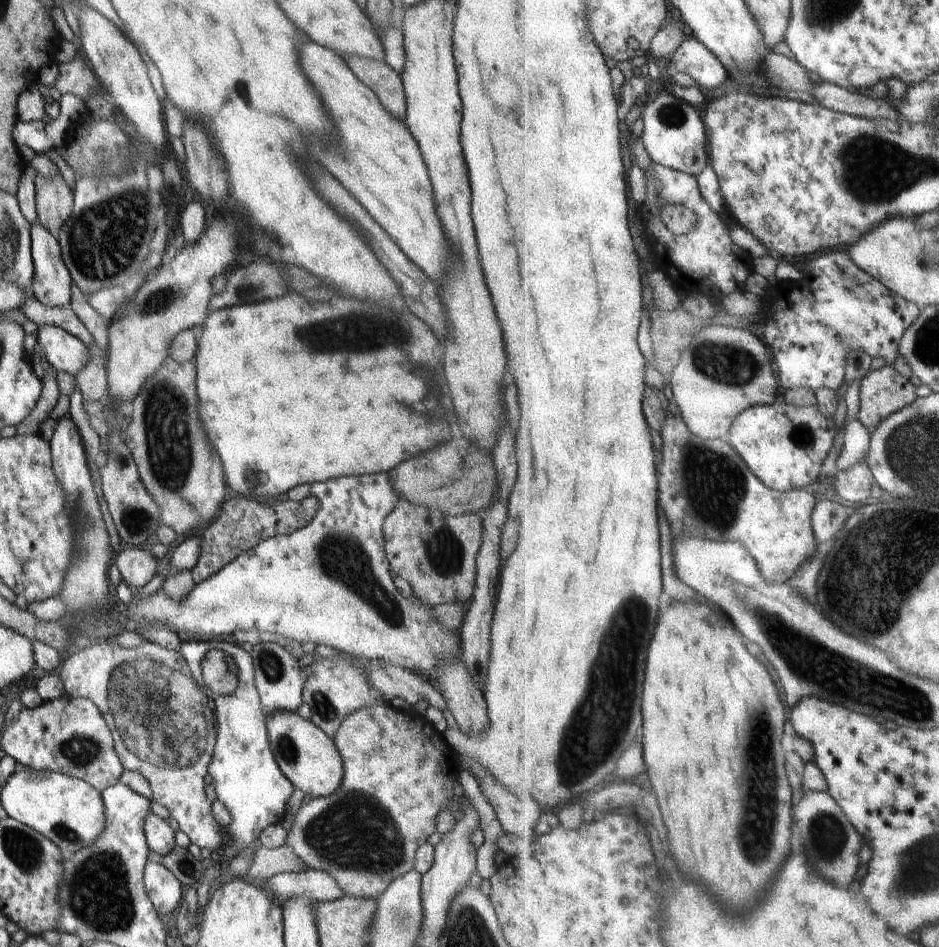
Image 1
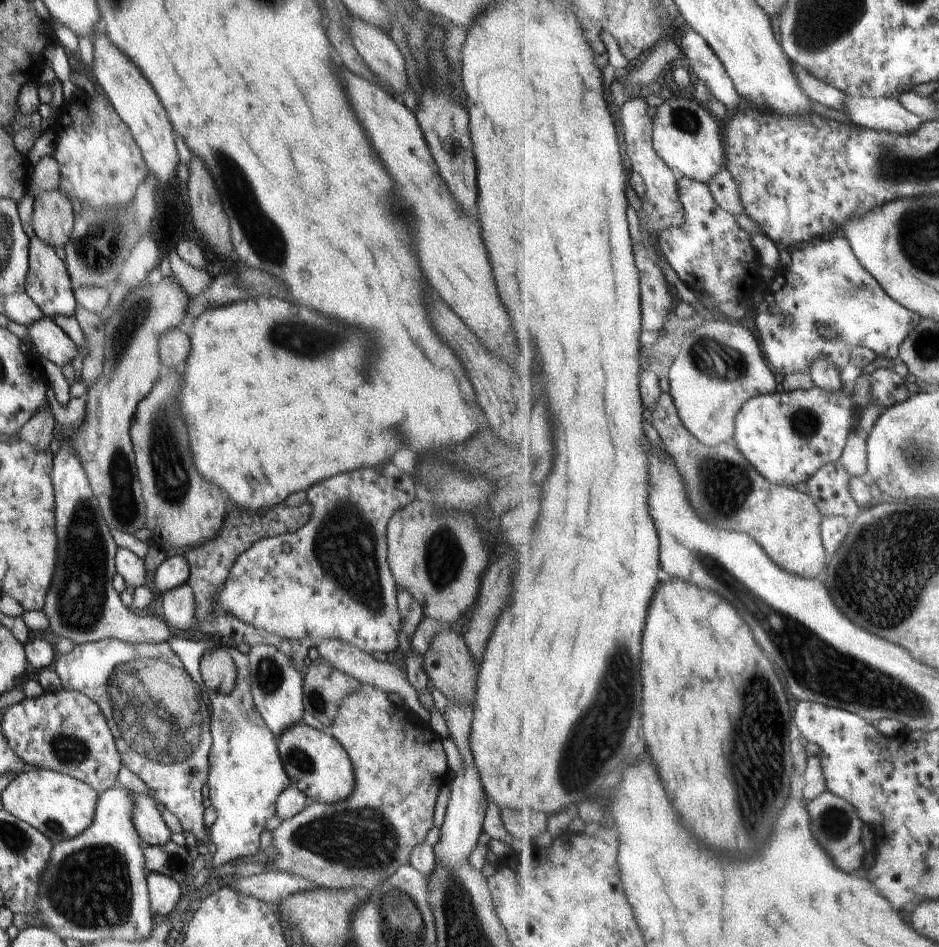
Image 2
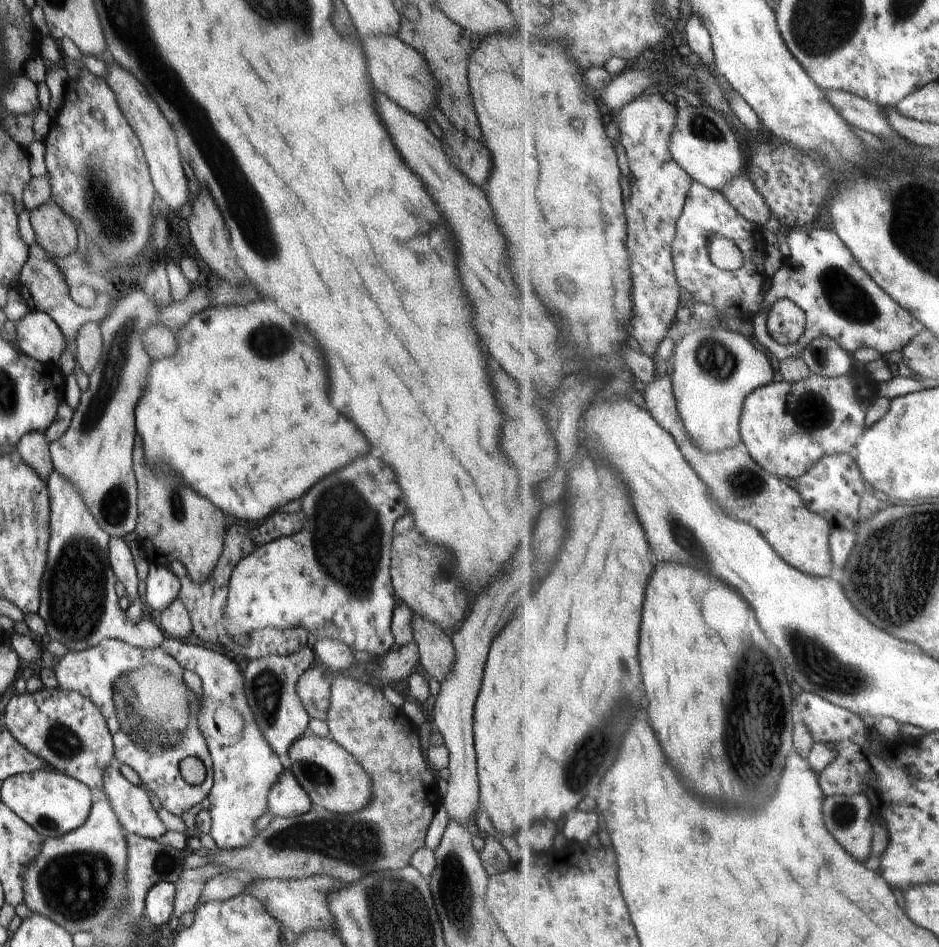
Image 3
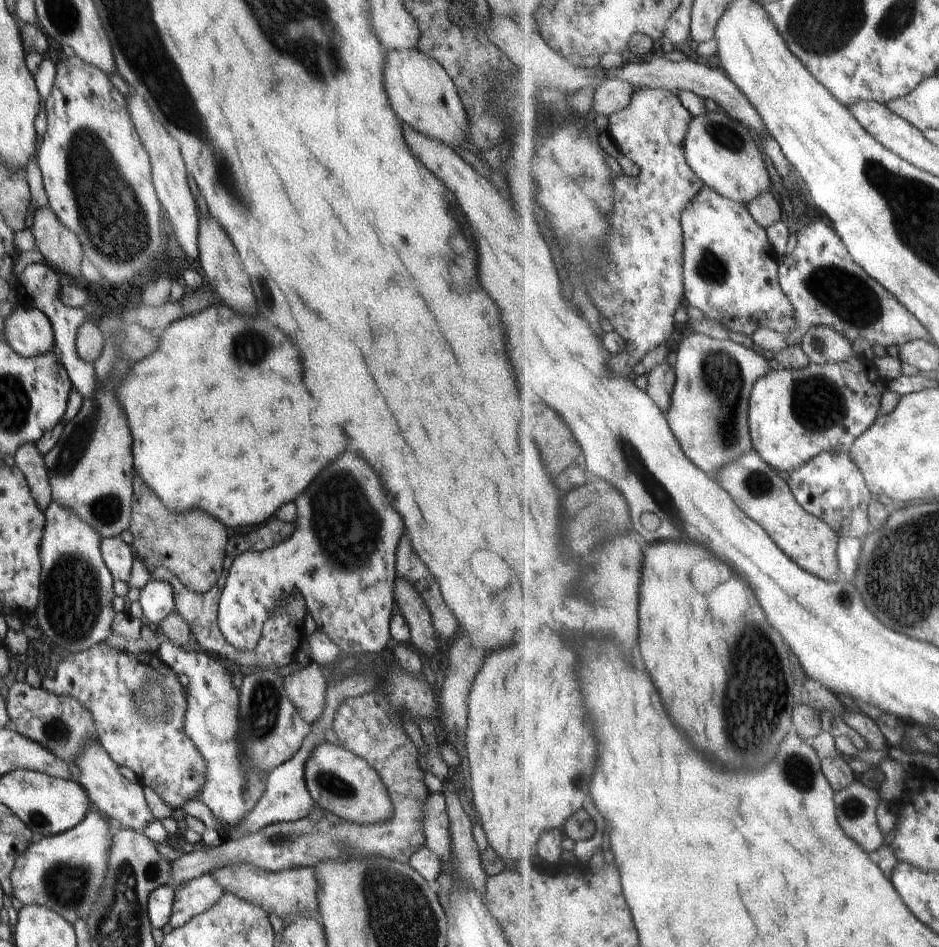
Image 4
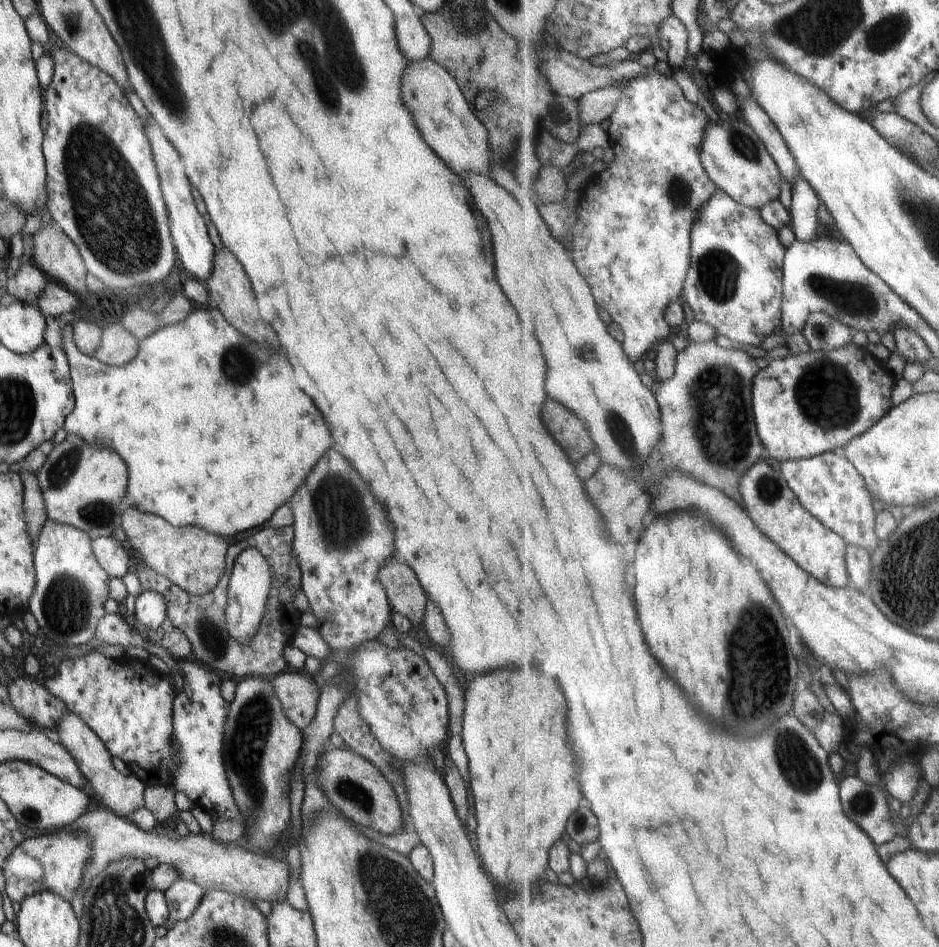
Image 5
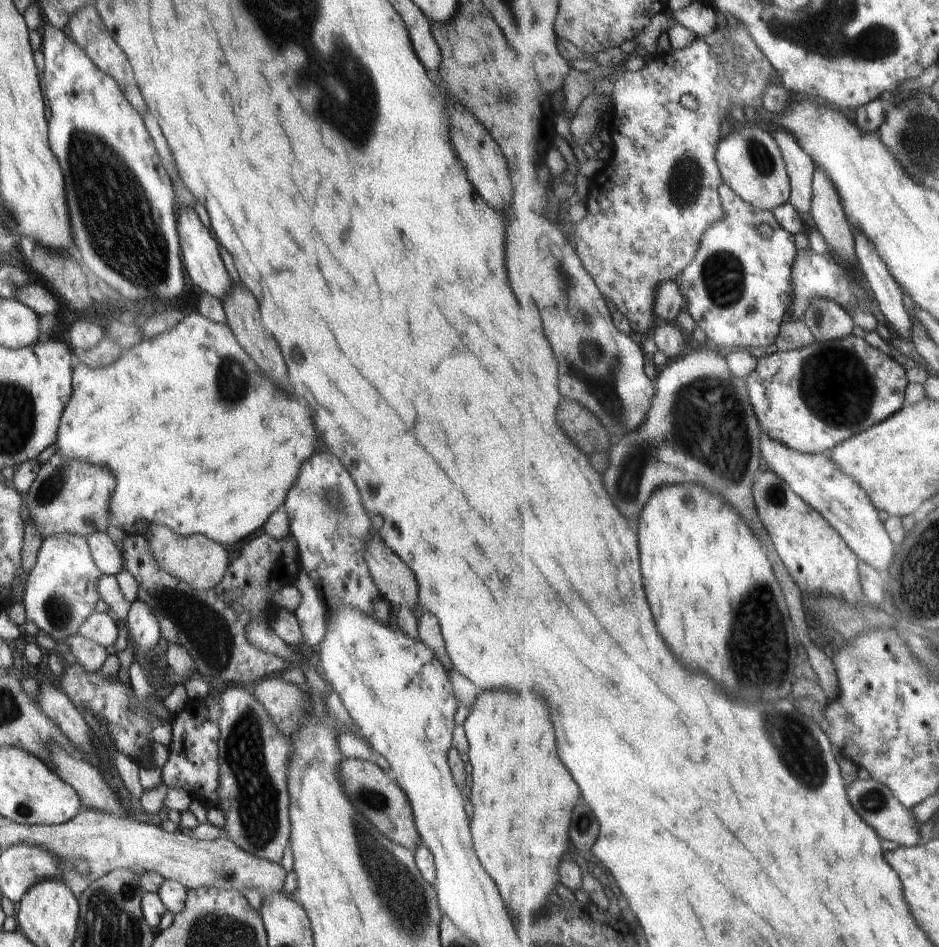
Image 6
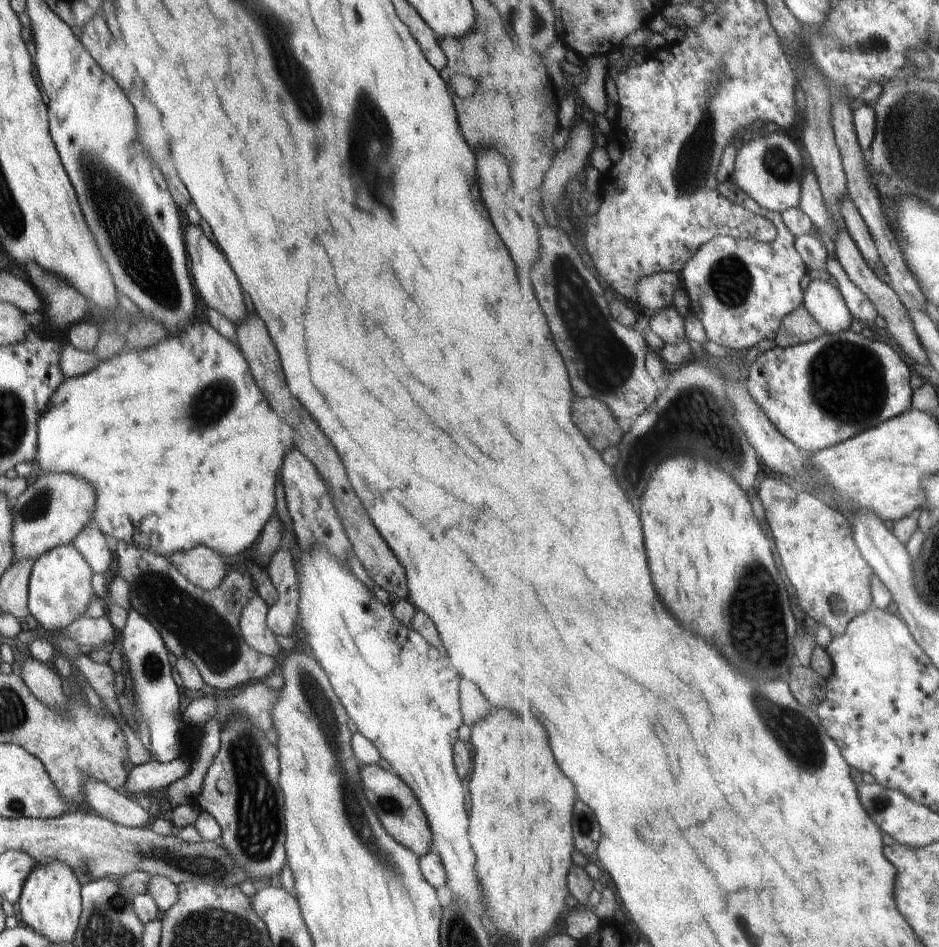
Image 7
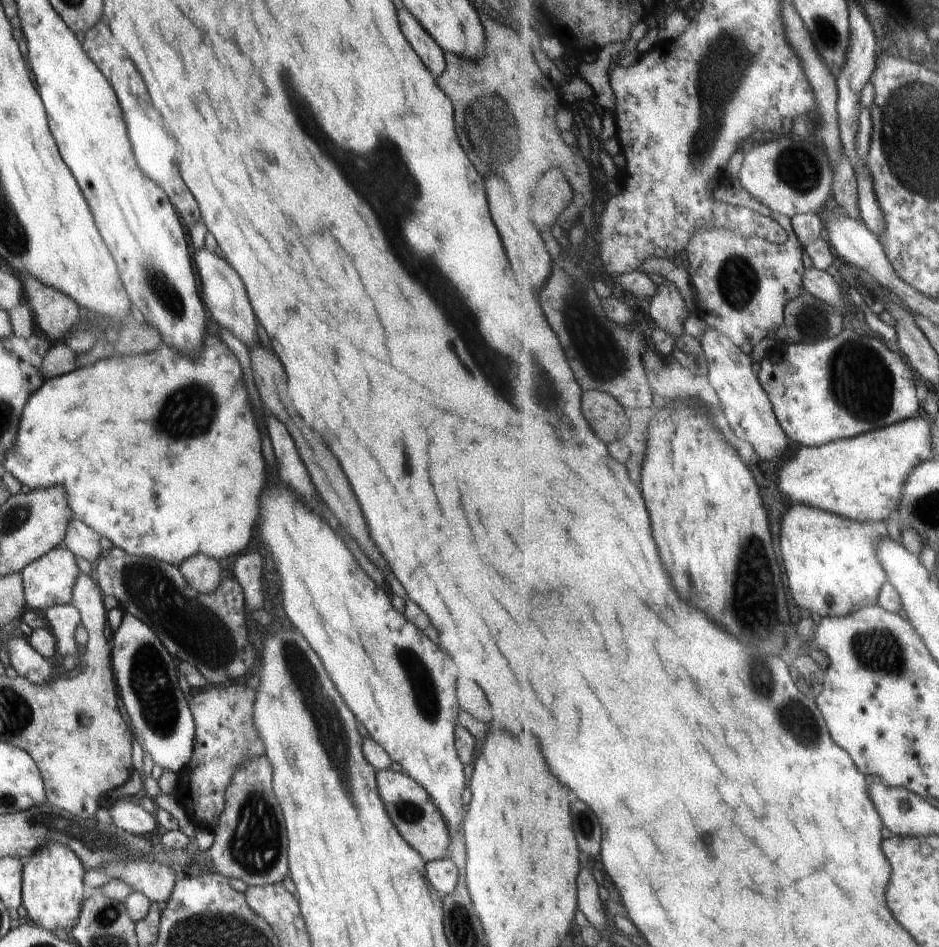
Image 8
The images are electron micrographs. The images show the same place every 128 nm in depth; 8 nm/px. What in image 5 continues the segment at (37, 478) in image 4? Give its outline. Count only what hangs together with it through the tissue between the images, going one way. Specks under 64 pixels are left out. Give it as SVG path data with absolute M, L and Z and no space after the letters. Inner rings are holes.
M21 470L19 473L24 487L23 505L25 508L25 519L27 520L29 535L33 544L47 519L45 500L35 474L31 471L21 472Z

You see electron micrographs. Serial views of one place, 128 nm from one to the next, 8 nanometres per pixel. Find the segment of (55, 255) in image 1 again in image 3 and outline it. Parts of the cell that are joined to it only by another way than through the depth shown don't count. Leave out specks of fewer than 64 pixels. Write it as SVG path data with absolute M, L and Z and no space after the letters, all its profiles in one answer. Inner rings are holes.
M36 242L29 246L29 257L22 267L15 289L25 298L32 310L46 313L58 325L65 341L74 340L76 333L84 324L106 318L112 310L110 306L102 306L102 308L95 306L87 309L77 305L70 296L64 269L56 265L49 254Z

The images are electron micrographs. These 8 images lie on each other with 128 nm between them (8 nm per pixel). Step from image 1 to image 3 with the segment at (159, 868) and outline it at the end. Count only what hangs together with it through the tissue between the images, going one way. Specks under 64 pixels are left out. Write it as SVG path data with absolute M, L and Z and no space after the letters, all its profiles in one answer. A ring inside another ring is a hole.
M164 881L157 882L147 892L144 907L145 916L150 918L150 922L158 928L172 918L175 894L174 883Z

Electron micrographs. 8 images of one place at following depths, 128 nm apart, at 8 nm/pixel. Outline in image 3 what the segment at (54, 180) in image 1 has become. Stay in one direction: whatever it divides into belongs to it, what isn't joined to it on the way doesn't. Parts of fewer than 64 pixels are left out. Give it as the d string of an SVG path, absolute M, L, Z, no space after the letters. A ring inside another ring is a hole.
M52 199L29 212L38 243L50 258L62 258L77 250L76 224Z

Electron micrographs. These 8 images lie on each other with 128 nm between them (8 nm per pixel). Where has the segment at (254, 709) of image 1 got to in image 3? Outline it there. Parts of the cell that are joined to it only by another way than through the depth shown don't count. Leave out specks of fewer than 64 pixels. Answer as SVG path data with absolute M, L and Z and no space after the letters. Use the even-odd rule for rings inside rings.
M166 636L161 646L170 656L174 657L174 660L180 664L183 669L192 670L196 672L200 677L203 684L204 692L200 695L200 711L198 712L198 726L200 732L203 734L206 741L212 762L213 762L213 785L208 793L207 799L210 801L209 813L211 814L211 829L210 836L217 844L217 850L229 851L239 848L247 847L251 841L256 838L256 835L260 832L254 824L256 820L268 810L268 795L270 789L274 786L274 783L280 778L280 775L285 771L278 759L277 755L268 744L265 739L261 728L257 725L257 720L254 718L252 709L247 703L245 697L244 688L244 675L240 670L240 661L234 660L232 657L222 653L218 650L212 650L210 648L204 648L202 646L190 645L181 642L180 639ZM222 704L228 704L228 706L236 706L236 710L244 716L244 732L240 732L240 736L236 736L234 744L224 744L222 742L222 736L216 728L216 722L214 722L214 712L218 706Z

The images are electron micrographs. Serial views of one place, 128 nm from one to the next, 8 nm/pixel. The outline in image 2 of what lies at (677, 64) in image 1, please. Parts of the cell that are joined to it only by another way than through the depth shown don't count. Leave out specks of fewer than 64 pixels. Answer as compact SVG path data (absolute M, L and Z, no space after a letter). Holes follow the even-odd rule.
M693 28L691 32L684 33L681 46L699 80L705 82L715 98L729 111L749 106L738 92L722 59L698 31Z

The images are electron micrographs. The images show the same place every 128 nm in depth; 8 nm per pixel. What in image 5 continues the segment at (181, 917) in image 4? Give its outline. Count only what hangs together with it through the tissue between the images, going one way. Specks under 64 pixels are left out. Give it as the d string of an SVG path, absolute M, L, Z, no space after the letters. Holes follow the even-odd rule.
M177 880L168 890L165 890L169 917L174 922L187 921L198 908L205 895L205 890L194 881Z

